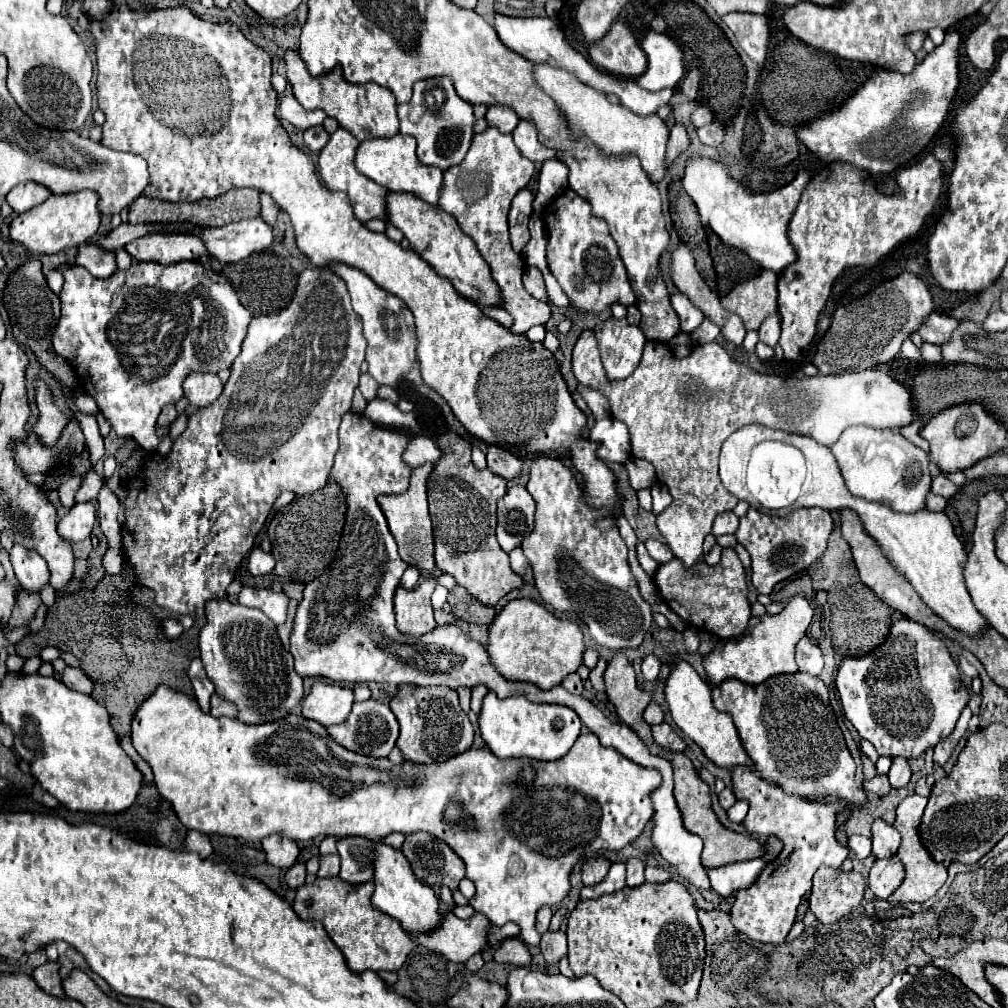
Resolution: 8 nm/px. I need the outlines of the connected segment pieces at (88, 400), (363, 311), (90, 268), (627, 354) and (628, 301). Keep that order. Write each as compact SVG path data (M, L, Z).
M75 394L75 402L77 402L77 406L83 410L84 413L96 415L99 412L96 401L91 398L91 396L87 396L87 394Z
M331 262L329 270L347 284L353 310L363 320L363 336L367 338L365 362L367 362L369 374L379 384L397 384L401 378L405 378L405 374L409 372L409 368L417 360L413 314L401 302L401 298L379 288L363 270L357 270L357 268L341 264L341 262Z
M83 244L77 252L77 264L83 266L95 278L109 278L117 270L115 254L101 254L97 246Z
M607 318L599 328L595 328L595 334L607 376L611 380L623 380L633 374L647 342L641 328L625 322L625 318Z
M565 190L547 208L545 222L549 232L549 268L569 296L573 310L601 314L607 306L615 302L621 302L623 306L631 306L637 302L635 292L631 290L631 284L627 280L623 260L619 256L619 246L611 238L607 222L593 216L591 204L587 200L583 200L573 190Z

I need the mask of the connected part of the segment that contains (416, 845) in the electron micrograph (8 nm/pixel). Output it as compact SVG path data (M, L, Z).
M415 832L405 836L403 854L413 866L413 872L429 886L447 884L451 890L459 886L459 880L465 876L463 860L445 846L439 838L433 838L427 832Z

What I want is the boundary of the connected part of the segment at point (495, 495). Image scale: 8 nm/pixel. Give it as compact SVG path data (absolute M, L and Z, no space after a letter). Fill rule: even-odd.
M447 430L445 434L435 436L435 444L441 450L441 458L433 464L433 472L427 480L427 500L429 500L429 514L433 522L433 534L435 534L435 564L443 572L455 576L457 584L467 588L469 594L473 594L477 600L495 606L507 592L521 588L523 580L517 576L509 566L507 552L501 550L497 538L495 538L495 524L497 524L497 500L505 496L507 492L507 480L497 478L491 470L477 470L471 460L471 442L461 438L457 432Z

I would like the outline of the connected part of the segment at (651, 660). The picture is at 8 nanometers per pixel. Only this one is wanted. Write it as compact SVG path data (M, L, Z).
M647 654L643 664L641 664L641 672L643 672L645 682L655 682L655 678L659 674L659 668L661 668L661 660L655 654Z

